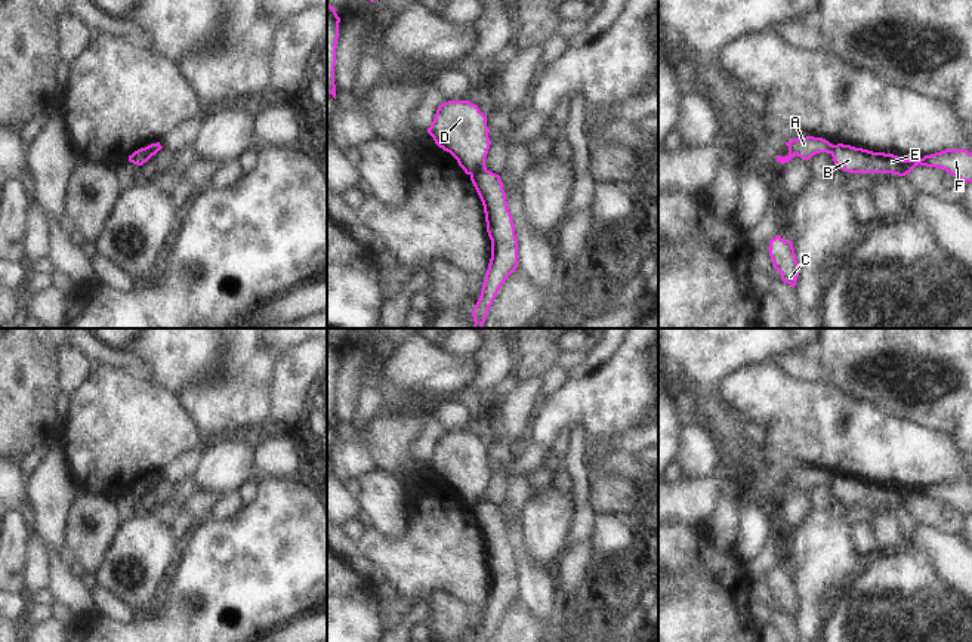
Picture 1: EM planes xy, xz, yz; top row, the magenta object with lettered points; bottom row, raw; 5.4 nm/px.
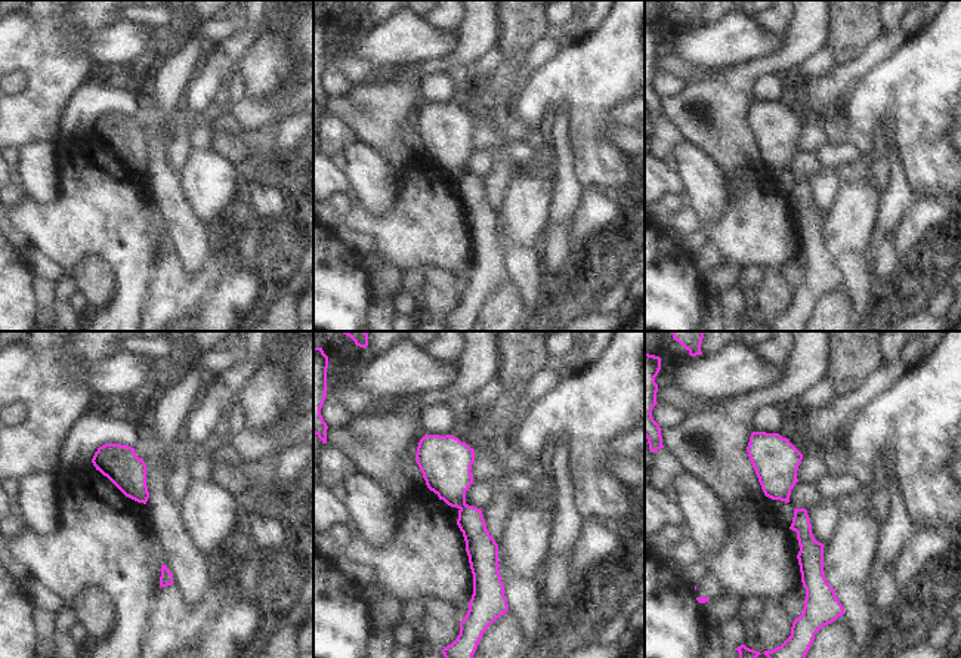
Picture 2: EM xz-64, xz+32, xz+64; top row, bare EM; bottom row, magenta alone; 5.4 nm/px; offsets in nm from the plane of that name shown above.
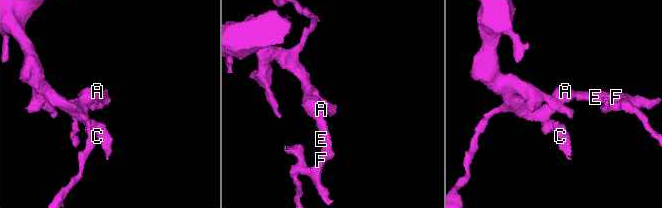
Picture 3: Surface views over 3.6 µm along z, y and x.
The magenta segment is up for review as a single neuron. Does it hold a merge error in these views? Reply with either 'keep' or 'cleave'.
cleave

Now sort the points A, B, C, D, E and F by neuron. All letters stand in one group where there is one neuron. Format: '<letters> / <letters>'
A C D / B E F

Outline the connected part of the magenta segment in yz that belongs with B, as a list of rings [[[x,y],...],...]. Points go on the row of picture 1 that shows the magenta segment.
[[[837,143],[831,151],[836,167],[849,173],[892,173],[905,176],[916,166],[942,169],[962,182],[972,182],[972,152],[968,149],[945,149],[920,160],[902,160],[894,154],[873,152],[851,145]]]

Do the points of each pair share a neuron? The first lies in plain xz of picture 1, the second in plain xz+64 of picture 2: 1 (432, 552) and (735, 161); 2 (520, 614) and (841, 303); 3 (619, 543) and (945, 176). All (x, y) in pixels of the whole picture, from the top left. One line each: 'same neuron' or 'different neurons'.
1: different neurons
2: same neuron
3: different neurons

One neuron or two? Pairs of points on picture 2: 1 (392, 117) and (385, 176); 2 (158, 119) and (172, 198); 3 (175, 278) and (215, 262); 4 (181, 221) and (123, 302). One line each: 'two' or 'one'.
1: two
2: one
3: one
4: two

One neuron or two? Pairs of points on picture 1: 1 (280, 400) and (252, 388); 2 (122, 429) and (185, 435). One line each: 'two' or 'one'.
1: two
2: one

